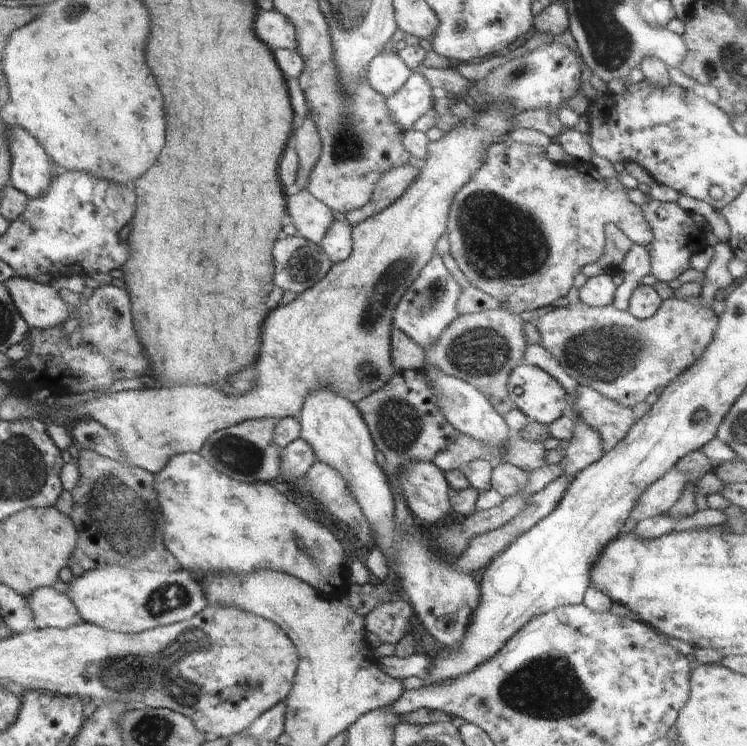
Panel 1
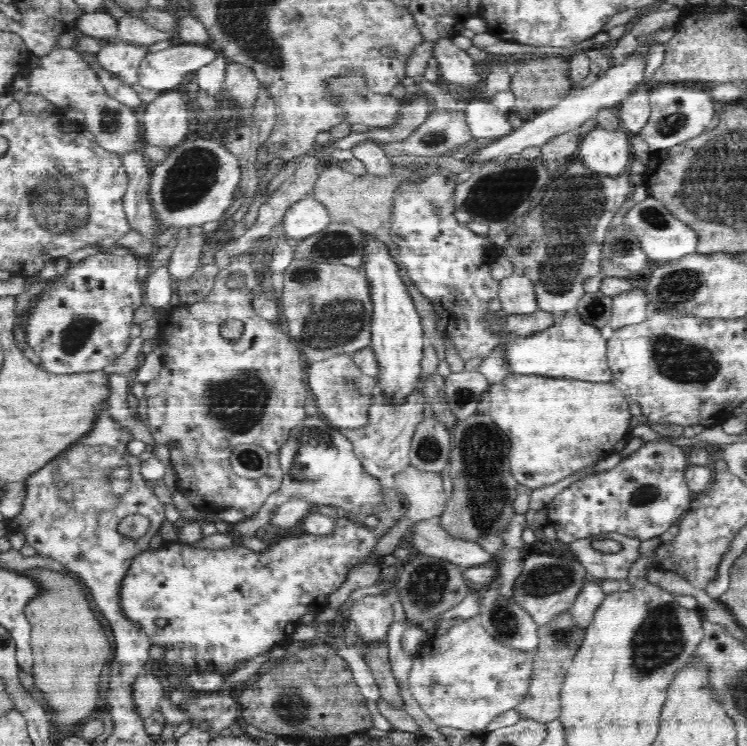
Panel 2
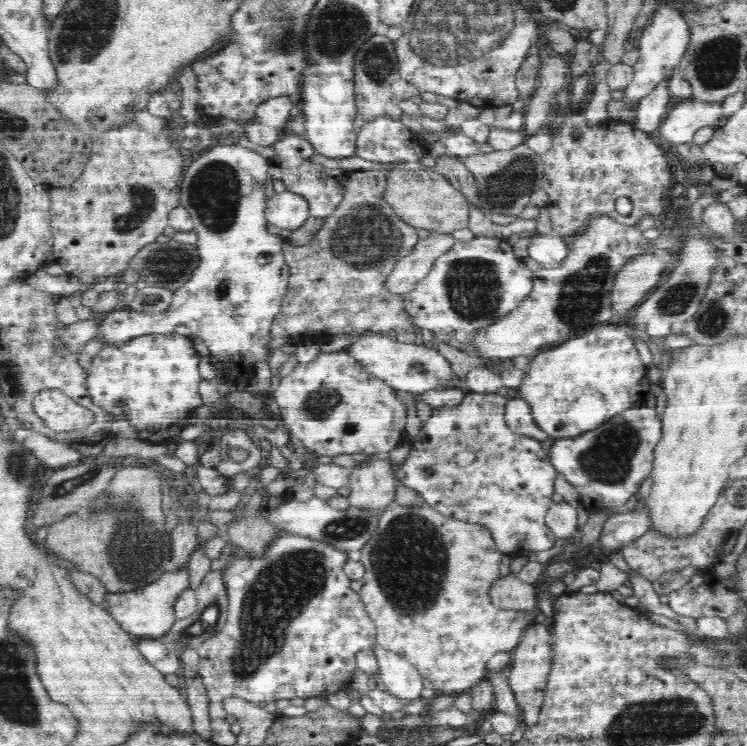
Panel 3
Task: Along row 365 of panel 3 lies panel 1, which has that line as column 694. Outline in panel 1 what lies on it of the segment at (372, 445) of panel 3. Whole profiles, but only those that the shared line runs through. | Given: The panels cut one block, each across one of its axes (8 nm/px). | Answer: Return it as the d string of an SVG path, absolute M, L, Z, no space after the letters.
M699 296L680 300L672 297L661 301L660 308L650 318L638 319L630 311L618 310L615 306L592 307L584 302L550 309L536 322L540 332L540 344L559 360L564 372L578 382L594 388L606 398L633 409L652 392L658 393L670 386L675 378L688 370L693 362L704 354L704 350L716 332L717 316L712 308L702 304Z

